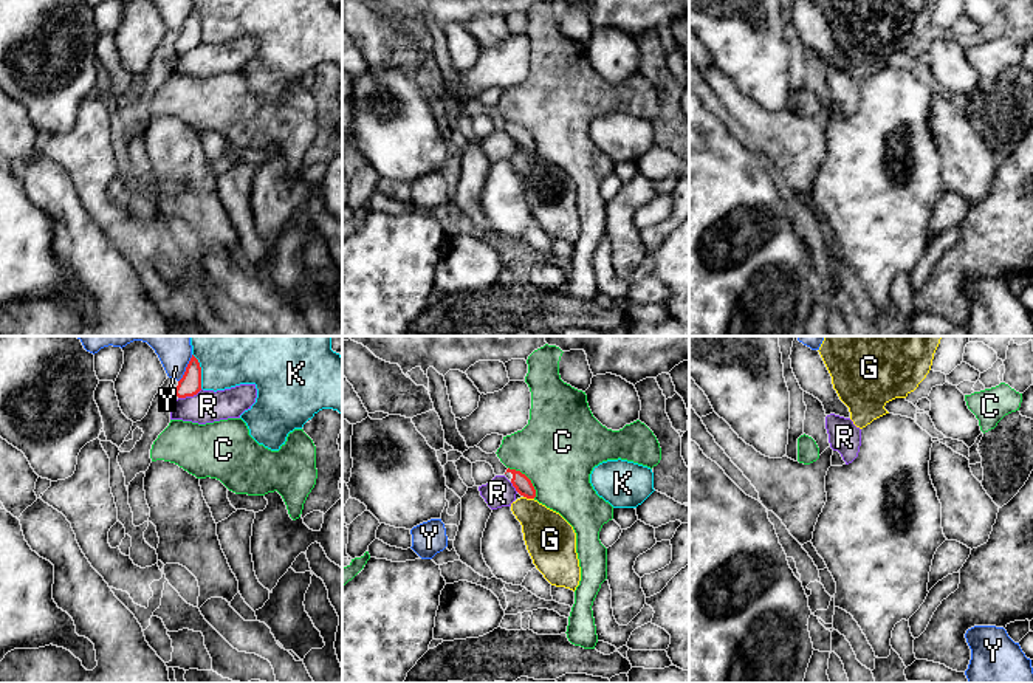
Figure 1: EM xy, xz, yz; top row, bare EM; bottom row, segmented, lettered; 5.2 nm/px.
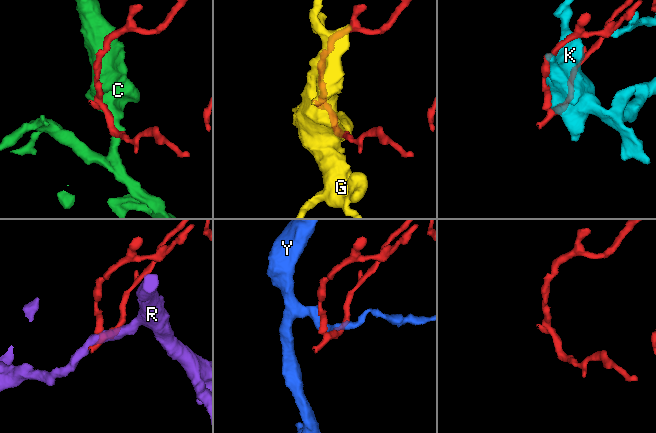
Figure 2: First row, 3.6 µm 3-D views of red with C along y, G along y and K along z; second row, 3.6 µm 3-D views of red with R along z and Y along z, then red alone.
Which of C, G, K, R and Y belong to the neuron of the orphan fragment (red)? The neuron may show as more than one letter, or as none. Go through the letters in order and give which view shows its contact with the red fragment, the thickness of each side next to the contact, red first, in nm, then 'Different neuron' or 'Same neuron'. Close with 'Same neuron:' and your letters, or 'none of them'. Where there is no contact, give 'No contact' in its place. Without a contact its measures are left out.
C: Touches red in xz. Thickness 90 nm (red) against 420 nm. Different neuron
G: Touches red in xz. Thickness 90 nm (red) against 260 nm. Different neuron
K: Touches red in xy. Thickness 110 nm (red) against 220 nm. Different neuron
R: Touches red in xy. Thickness 110 nm (red) against 170 nm. Different neuron
Y: Touches red in xy. Thickness 110 nm (red) against 140 nm. Different neuron
Same neuron: none of them

